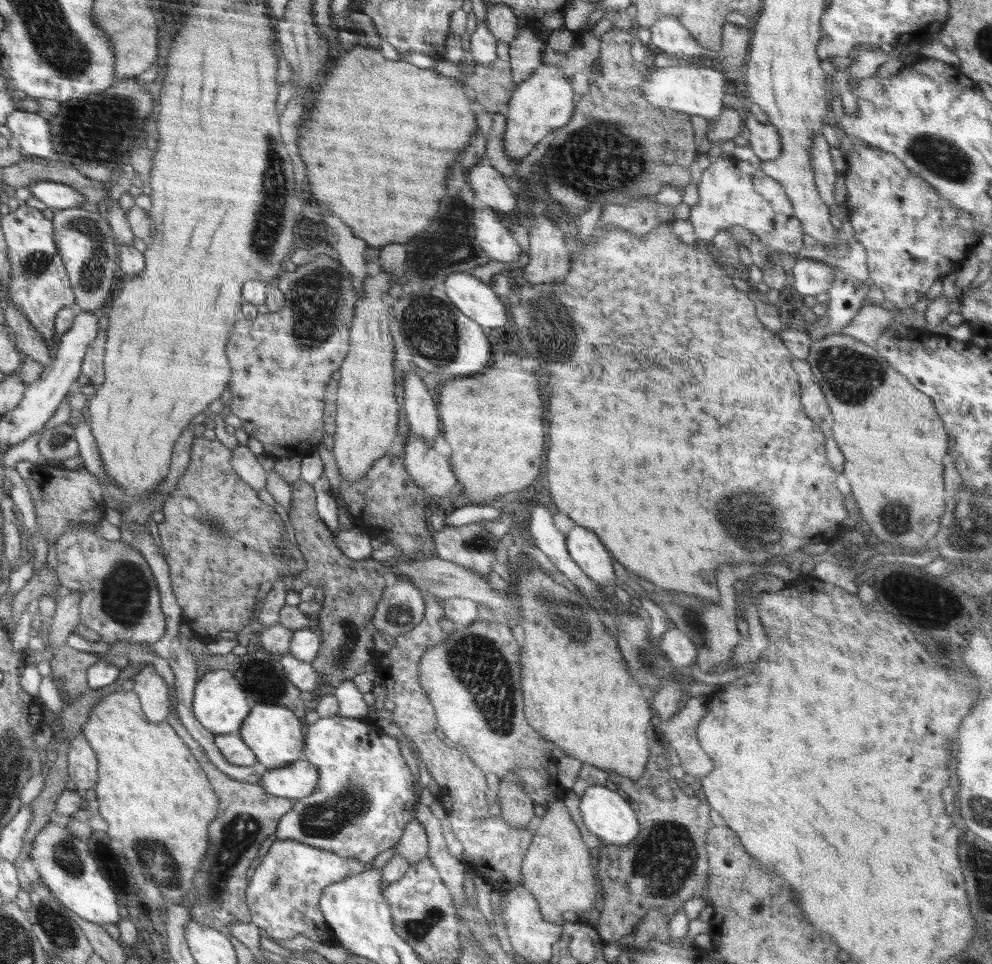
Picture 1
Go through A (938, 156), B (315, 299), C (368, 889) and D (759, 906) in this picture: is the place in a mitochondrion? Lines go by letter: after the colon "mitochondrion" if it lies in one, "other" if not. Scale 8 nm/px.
A: mitochondrion
B: mitochondrion
C: other
D: mitochondrion

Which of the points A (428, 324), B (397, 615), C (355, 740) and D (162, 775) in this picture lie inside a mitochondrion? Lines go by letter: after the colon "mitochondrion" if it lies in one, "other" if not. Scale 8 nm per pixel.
A: mitochondrion
B: mitochondrion
C: other
D: other

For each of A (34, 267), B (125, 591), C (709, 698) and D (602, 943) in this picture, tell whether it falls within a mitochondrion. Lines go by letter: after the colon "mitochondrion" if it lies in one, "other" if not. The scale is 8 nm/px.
A: mitochondrion
B: mitochondrion
C: other
D: other

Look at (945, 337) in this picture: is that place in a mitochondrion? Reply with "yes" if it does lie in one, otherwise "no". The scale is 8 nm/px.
no

